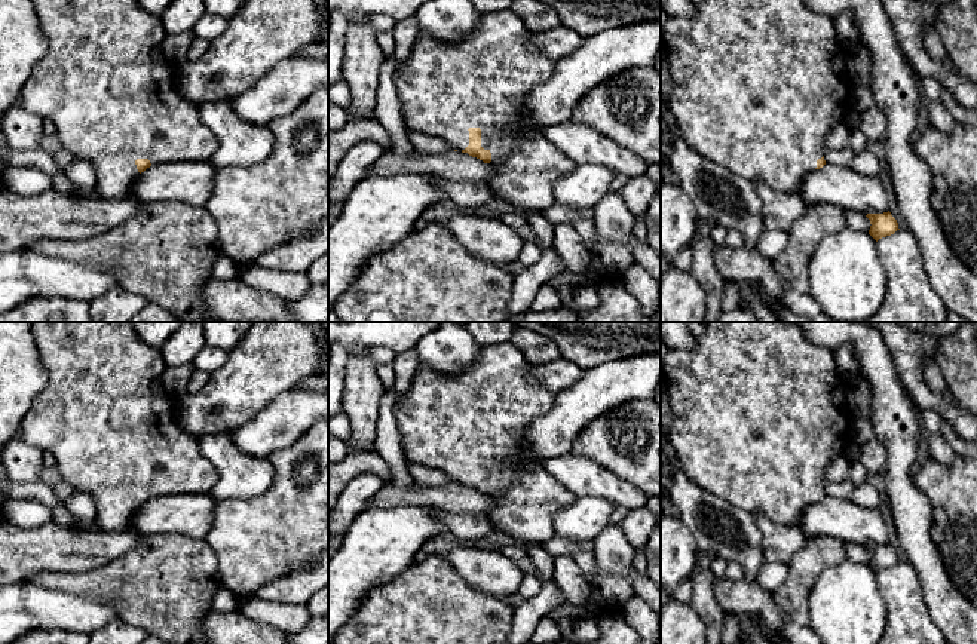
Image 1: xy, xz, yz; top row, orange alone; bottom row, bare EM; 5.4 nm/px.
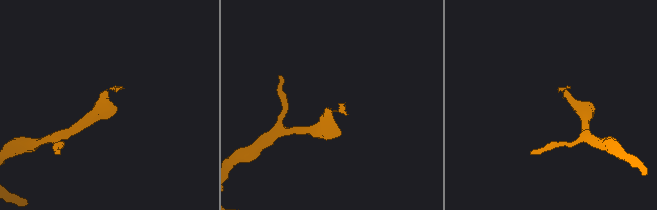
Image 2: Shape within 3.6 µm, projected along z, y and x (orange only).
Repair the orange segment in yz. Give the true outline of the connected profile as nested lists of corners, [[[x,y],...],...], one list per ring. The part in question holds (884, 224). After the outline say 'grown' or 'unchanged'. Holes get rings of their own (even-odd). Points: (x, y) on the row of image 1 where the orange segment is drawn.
[[[891,212],[883,214],[867,214],[870,220],[869,234],[878,242],[882,237],[894,234],[898,229],[897,220],[891,215]]] | unchanged

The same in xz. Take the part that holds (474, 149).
[[[509,9],[484,13],[477,28],[460,43],[442,43],[419,33],[411,53],[398,65],[393,77],[407,128],[437,137],[453,150],[491,165],[511,157],[521,141],[542,135],[542,131],[524,125],[524,110],[530,92],[552,76],[555,61],[545,56],[530,34]]] | grown

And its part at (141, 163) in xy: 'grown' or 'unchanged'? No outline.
grown

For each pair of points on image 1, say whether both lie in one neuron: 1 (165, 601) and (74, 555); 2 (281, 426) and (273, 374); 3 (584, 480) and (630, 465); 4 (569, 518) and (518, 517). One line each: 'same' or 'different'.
1: different
2: different
3: different
4: different

